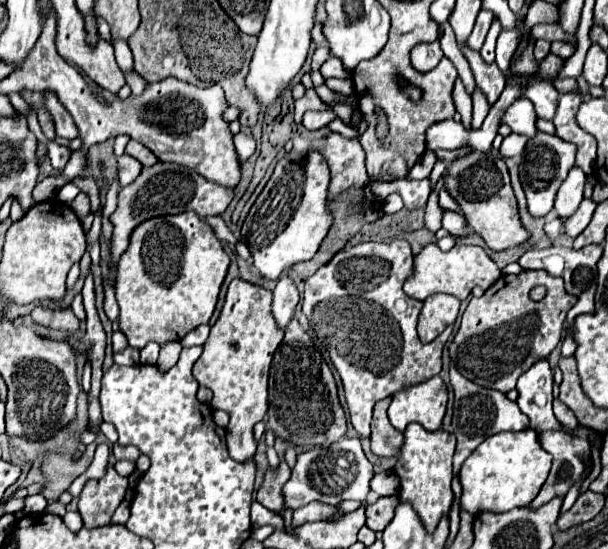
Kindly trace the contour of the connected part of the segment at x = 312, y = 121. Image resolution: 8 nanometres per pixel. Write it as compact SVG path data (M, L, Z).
M330 109L306 111L306 113L304 113L304 119L302 119L302 125L304 125L308 131L316 131L316 129L328 127L330 121L332 121L332 111L330 111Z

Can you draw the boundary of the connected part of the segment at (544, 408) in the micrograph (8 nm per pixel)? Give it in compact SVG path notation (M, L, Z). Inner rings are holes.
M538 361L526 373L520 375L518 407L530 419L530 429L542 433L548 429L560 429L558 419L552 413L552 369L548 361Z

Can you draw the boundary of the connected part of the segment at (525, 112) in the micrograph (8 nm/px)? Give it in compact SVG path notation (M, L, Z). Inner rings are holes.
M514 101L502 115L500 125L508 125L514 133L532 137L536 131L536 113L534 107L530 105L530 101Z

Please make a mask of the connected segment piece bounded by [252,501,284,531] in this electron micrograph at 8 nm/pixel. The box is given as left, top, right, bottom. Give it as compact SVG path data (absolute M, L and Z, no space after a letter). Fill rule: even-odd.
M258 501L252 503L252 525L258 525L258 527L260 525L274 525L276 529L282 529L284 531L282 515L280 513L274 513L274 511L268 511Z

